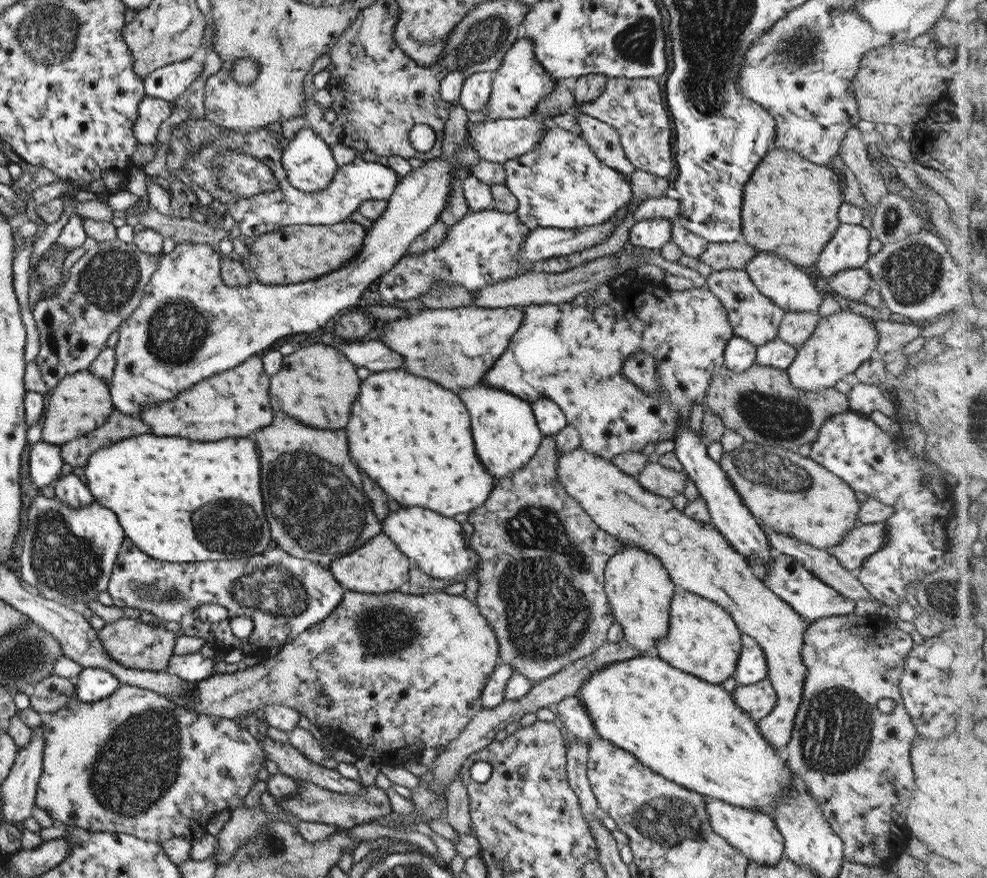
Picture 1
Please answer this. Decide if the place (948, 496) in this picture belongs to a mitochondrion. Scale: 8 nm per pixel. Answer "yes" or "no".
no

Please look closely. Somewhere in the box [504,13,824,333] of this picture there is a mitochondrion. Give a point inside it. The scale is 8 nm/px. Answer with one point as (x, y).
(637, 43)

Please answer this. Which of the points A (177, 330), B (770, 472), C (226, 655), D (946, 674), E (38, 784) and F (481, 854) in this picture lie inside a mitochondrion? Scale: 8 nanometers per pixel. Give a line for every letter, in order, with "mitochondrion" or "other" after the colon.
A: mitochondrion
B: mitochondrion
C: other
D: mitochondrion
E: other
F: other

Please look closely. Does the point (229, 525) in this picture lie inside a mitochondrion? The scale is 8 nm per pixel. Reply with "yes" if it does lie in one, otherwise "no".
yes

